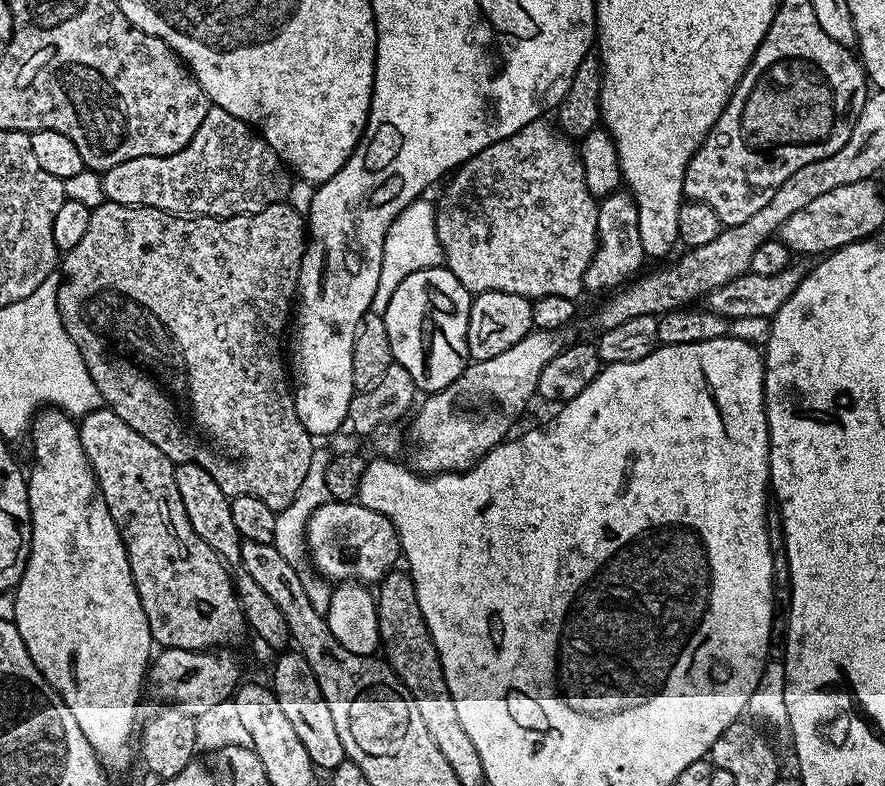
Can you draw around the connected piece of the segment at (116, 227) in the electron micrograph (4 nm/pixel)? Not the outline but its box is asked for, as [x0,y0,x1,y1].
[57,202,314,513]

